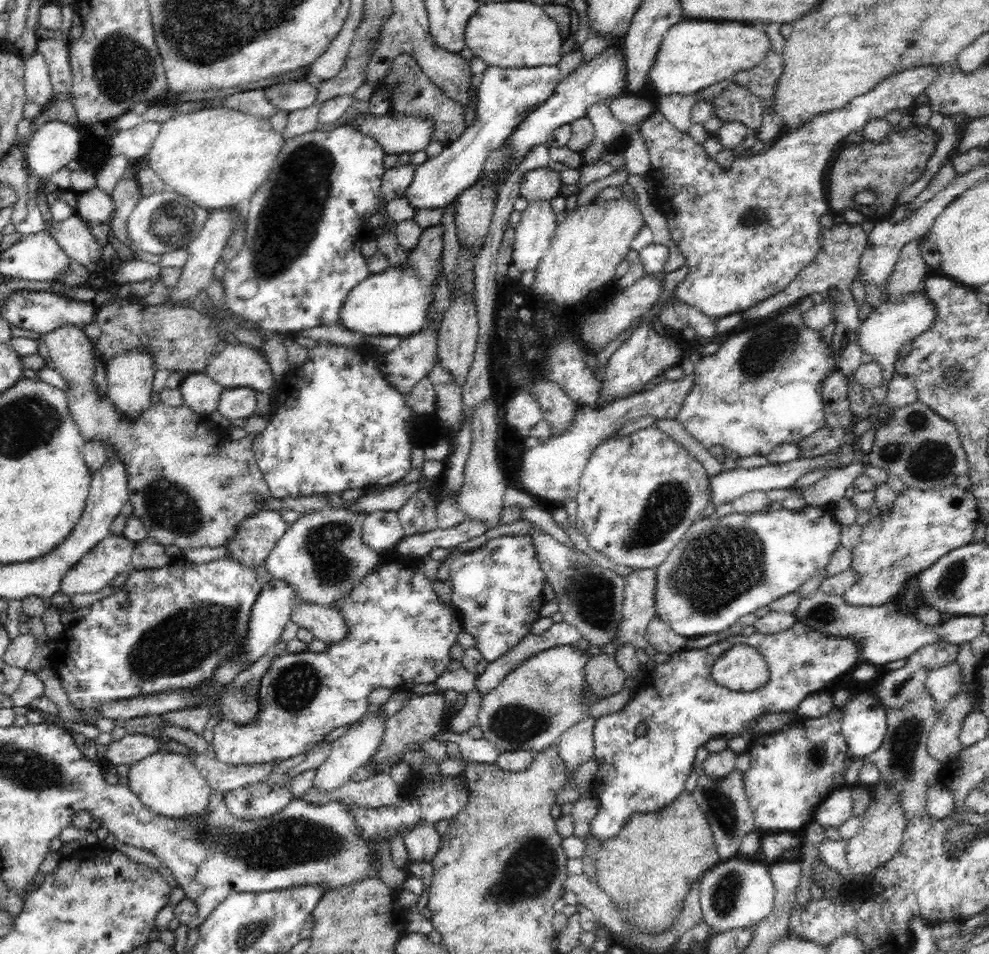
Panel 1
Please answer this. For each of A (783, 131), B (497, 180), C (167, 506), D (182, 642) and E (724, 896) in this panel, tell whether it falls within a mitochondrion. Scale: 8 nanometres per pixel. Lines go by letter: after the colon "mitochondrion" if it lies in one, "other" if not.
A: other
B: other
C: mitochondrion
D: mitochondrion
E: mitochondrion

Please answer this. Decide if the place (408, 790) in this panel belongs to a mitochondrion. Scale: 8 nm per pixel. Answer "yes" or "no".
no

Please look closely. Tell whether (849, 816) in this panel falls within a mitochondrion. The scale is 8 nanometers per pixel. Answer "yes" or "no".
no

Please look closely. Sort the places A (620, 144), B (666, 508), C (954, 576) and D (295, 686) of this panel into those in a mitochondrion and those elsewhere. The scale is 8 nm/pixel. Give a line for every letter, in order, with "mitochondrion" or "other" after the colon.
A: other
B: mitochondrion
C: mitochondrion
D: mitochondrion

